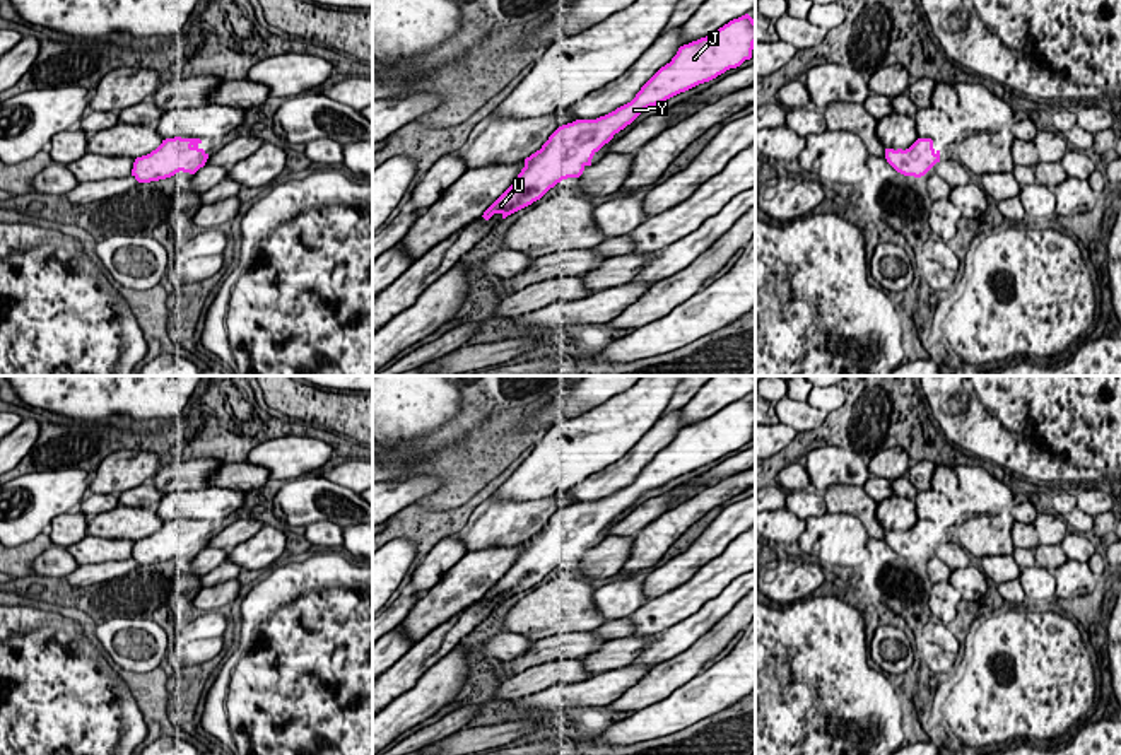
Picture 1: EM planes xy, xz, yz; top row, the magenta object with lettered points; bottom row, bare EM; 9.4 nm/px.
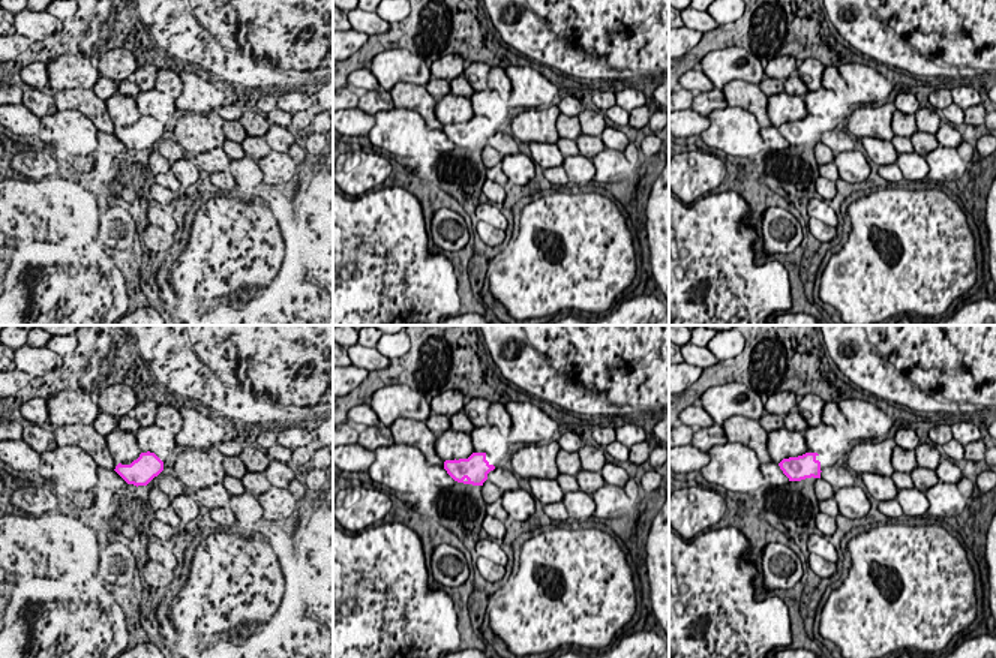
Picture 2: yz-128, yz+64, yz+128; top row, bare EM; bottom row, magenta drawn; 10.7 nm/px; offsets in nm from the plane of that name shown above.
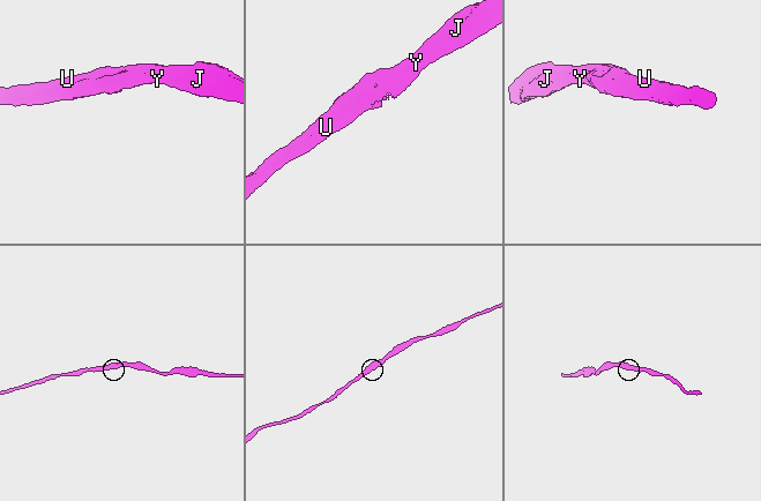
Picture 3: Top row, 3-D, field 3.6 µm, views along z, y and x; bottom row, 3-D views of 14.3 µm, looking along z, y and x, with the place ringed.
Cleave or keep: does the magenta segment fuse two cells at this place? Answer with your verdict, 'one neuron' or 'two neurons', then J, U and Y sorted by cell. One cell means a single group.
one neuron; J U Y

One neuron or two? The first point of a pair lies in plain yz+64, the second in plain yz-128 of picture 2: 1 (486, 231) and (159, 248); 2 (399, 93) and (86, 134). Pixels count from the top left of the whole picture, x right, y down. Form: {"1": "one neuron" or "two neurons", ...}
{"1": "one neuron", "2": "two neurons"}

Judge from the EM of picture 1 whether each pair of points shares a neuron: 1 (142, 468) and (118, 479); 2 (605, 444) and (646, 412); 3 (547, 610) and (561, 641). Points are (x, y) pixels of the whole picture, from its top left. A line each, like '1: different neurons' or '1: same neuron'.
1: same neuron
2: same neuron
3: different neurons

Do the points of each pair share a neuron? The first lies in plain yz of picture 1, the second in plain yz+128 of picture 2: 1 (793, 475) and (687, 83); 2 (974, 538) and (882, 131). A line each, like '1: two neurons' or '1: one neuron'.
1: one neuron
2: one neuron

